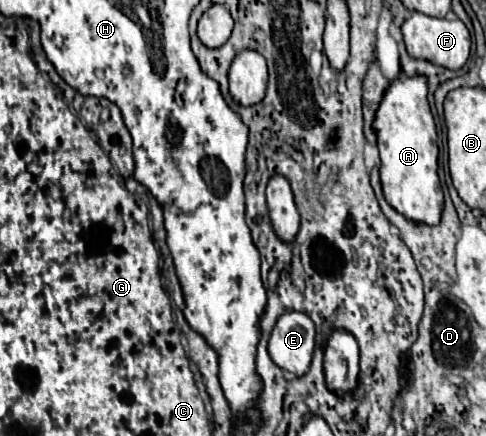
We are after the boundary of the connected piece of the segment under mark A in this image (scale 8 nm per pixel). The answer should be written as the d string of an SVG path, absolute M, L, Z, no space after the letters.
M400 74L394 78L376 110L372 128L378 140L380 180L388 204L408 220L438 224L444 200L438 180L438 134L428 104L426 76L418 74L408 78Z

